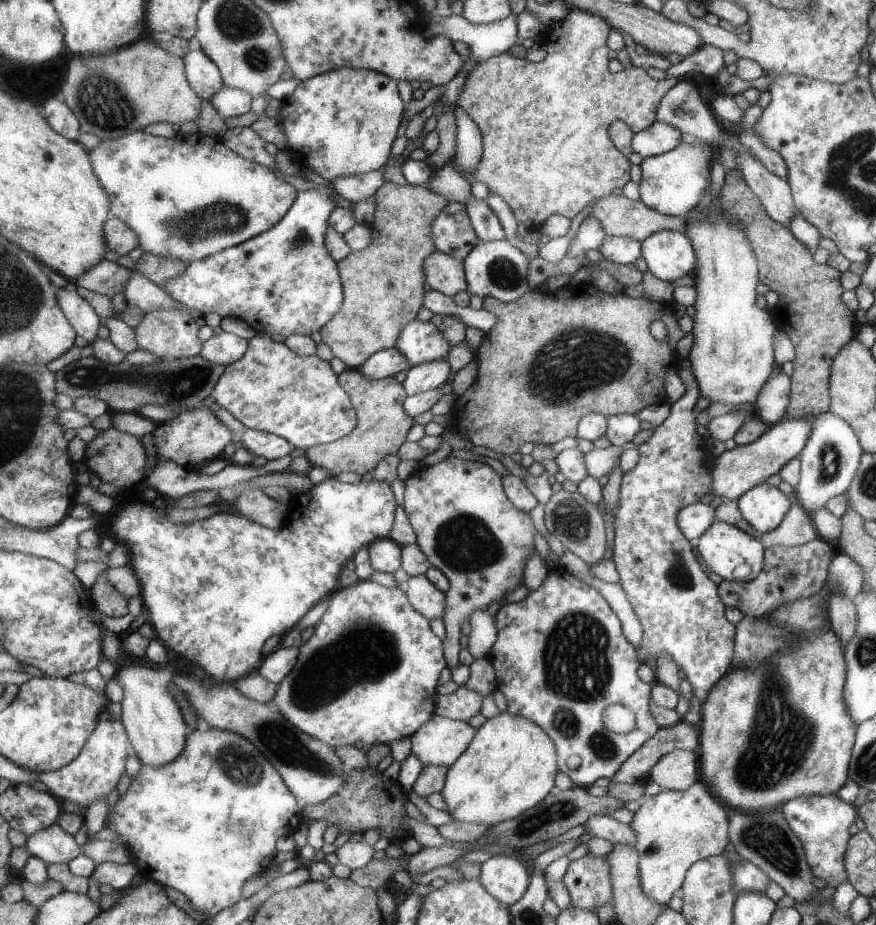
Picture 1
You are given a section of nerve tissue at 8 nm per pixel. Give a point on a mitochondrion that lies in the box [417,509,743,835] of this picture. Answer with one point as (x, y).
(576, 665)

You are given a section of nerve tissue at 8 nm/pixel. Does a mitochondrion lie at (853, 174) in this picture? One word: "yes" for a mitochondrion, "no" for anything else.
yes

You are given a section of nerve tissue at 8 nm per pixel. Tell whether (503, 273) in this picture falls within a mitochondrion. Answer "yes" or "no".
yes

